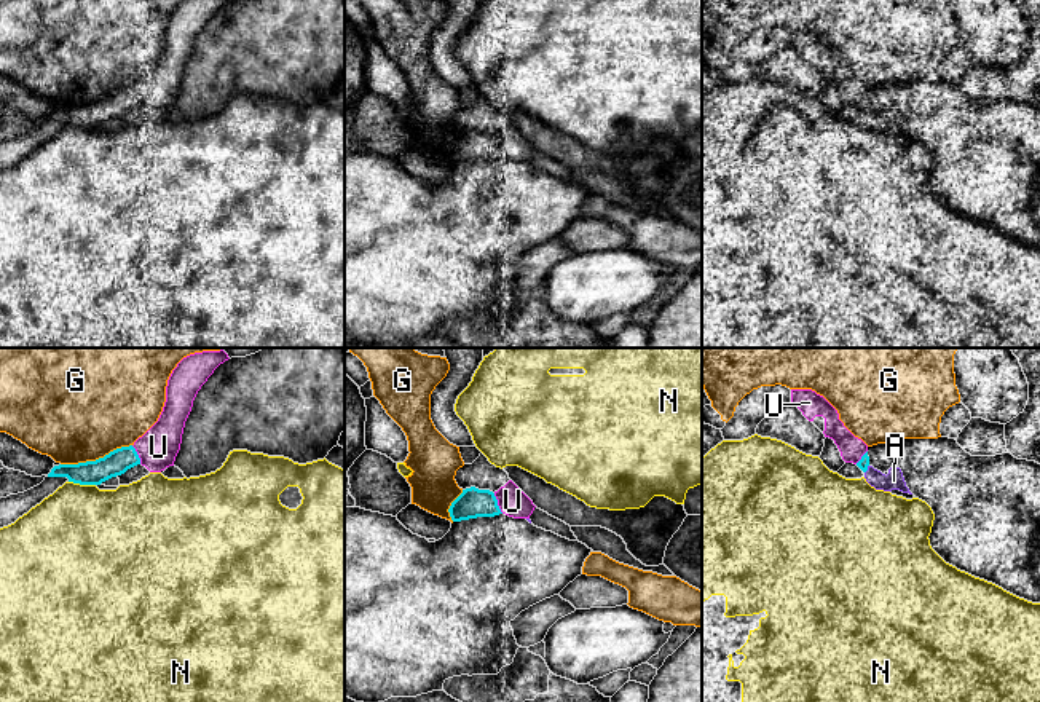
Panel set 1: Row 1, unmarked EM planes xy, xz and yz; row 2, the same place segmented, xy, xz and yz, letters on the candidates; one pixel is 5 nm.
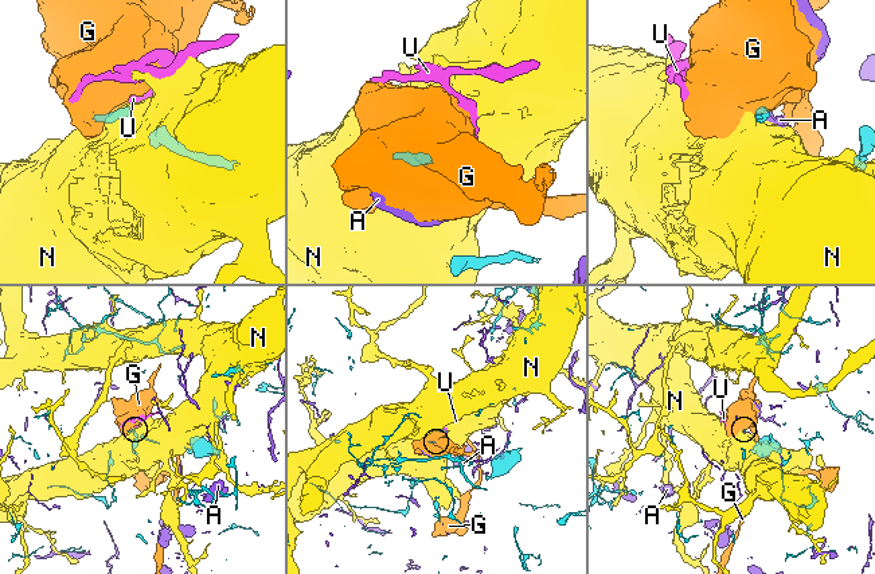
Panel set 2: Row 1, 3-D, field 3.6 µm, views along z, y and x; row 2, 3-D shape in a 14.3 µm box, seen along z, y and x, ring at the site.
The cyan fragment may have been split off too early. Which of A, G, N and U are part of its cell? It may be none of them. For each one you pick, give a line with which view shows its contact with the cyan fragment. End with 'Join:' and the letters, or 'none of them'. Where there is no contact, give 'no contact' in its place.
U: meets cyan in xz
Join: U

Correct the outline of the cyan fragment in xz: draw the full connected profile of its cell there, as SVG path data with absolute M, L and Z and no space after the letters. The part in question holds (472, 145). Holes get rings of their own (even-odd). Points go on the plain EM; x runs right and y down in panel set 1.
M509 123L494 136L475 129L463 132L463 136L451 145L448 155L453 164L494 160L499 156L514 161L530 161L534 150L533 144L512 123Z

